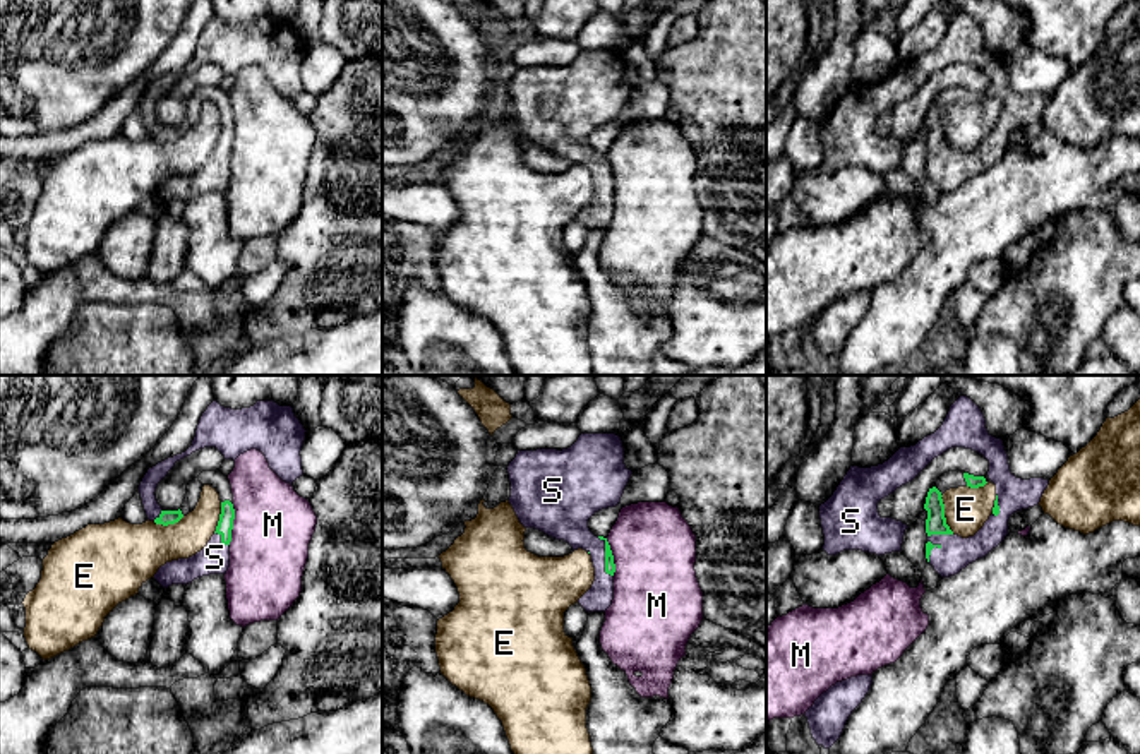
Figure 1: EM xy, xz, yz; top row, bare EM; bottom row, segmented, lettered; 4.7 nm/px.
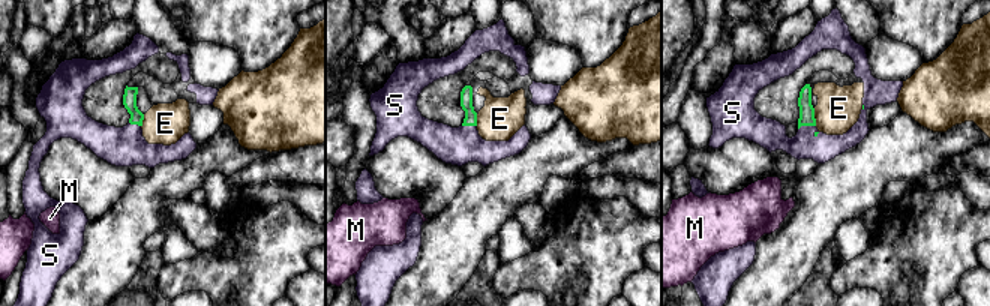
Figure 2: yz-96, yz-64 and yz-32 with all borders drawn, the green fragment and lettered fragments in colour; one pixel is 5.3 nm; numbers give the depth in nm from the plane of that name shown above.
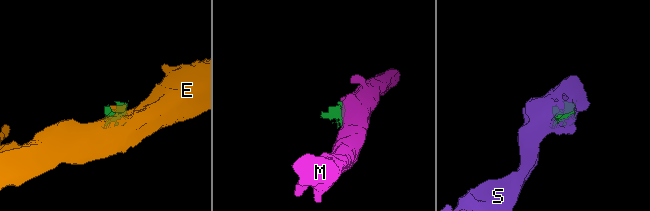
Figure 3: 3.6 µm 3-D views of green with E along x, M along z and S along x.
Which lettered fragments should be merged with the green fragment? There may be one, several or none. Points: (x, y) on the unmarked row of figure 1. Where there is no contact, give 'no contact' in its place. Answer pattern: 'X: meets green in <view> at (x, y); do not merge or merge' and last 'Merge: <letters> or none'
E: meets green in yz at (943, 131); do not merge
M: meets green in xy at (232, 141); do not merge
S: meets green in xz at (606, 173); merge
Merge: S

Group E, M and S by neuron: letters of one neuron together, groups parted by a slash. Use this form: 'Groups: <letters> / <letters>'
Groups: E / M / S

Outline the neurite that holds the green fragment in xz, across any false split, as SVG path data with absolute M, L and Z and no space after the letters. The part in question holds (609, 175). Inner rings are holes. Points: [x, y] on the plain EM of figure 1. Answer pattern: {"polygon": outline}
{"polygon": "M581 50L562 67L518 67L507 82L509 120L525 144L567 158L591 171L595 197L578 216L586 228L605 228L614 216L614 171L607 154L595 153L588 135L621 118L633 91L615 50Z"}

